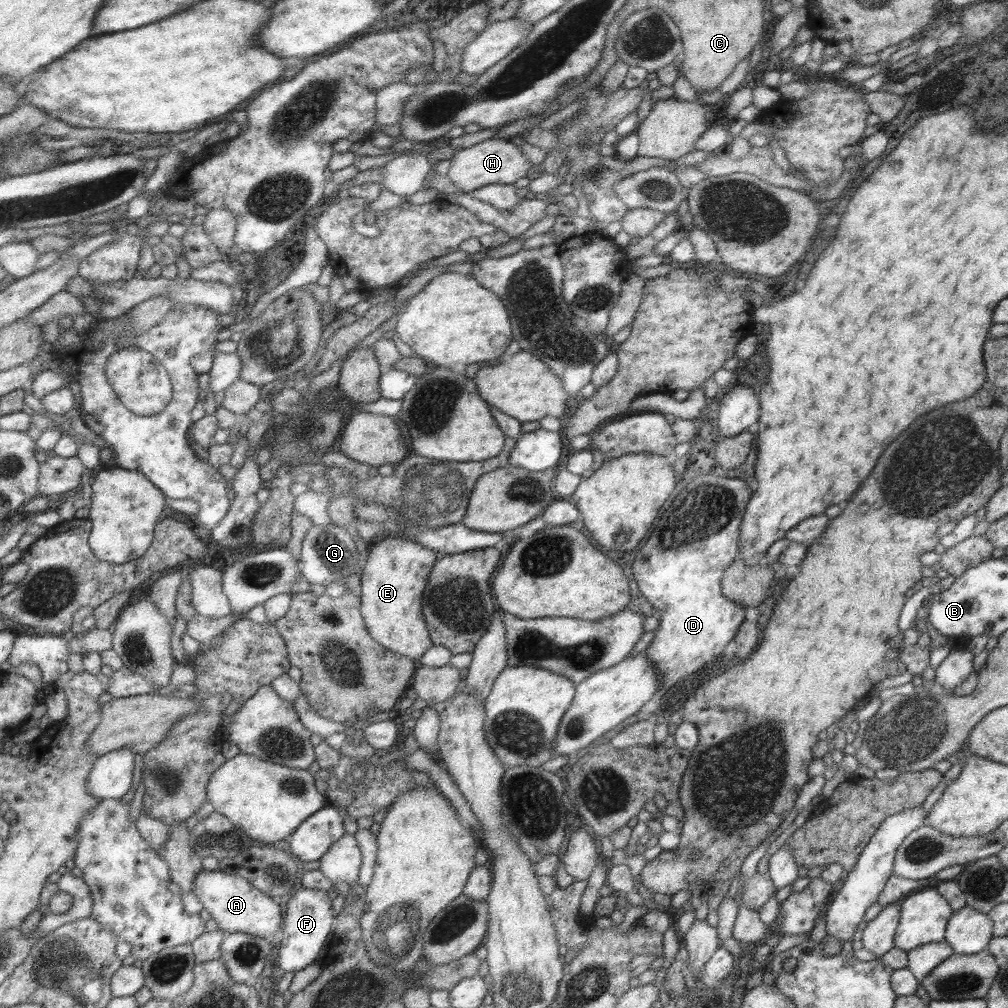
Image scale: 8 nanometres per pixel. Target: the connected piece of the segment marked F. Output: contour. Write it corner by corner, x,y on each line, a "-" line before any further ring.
303,887
297,889
288,899
281,926
282,939
275,960
279,970
295,972
313,962
334,922
331,900
324,890

